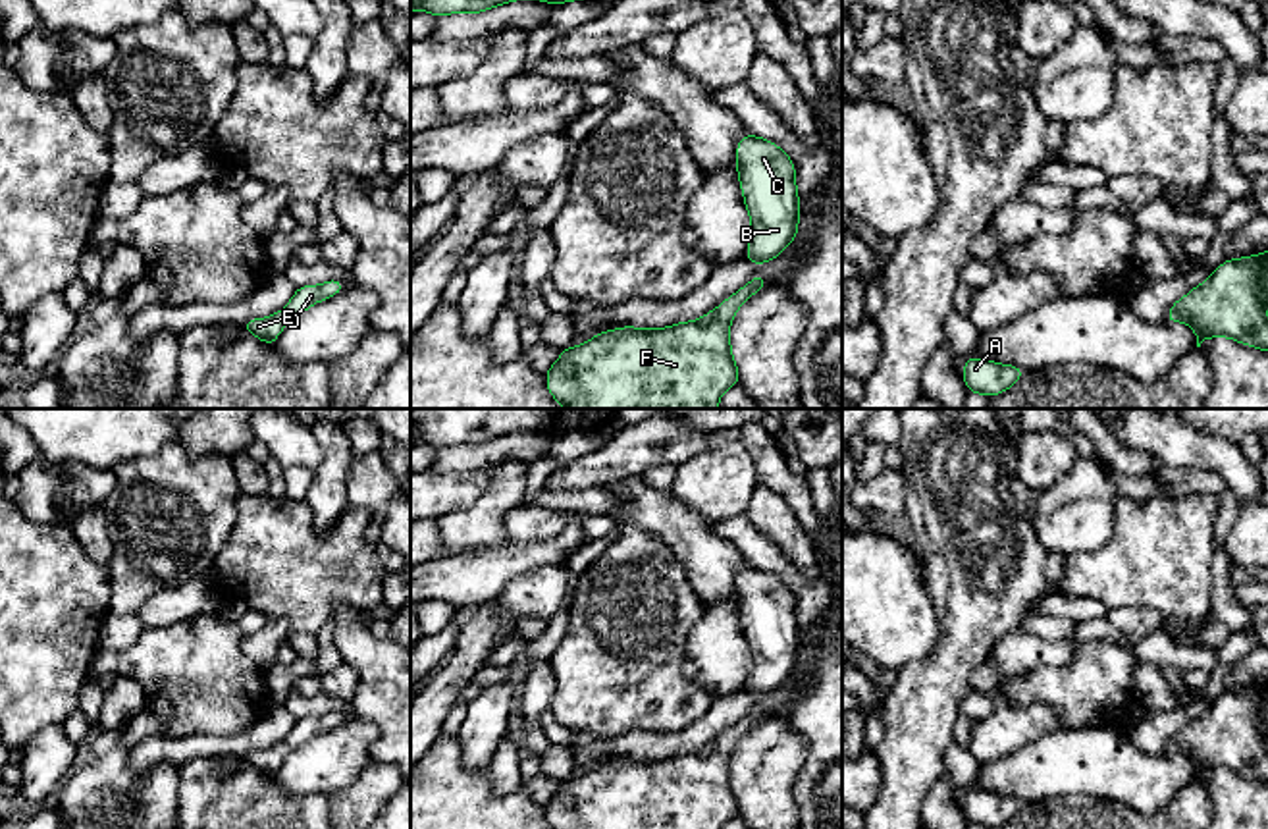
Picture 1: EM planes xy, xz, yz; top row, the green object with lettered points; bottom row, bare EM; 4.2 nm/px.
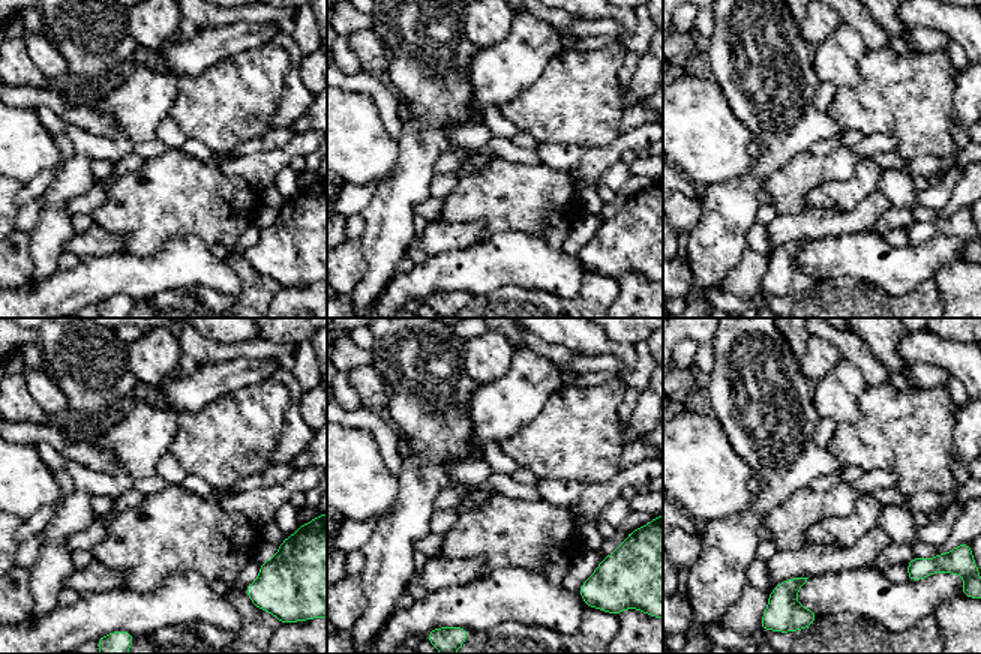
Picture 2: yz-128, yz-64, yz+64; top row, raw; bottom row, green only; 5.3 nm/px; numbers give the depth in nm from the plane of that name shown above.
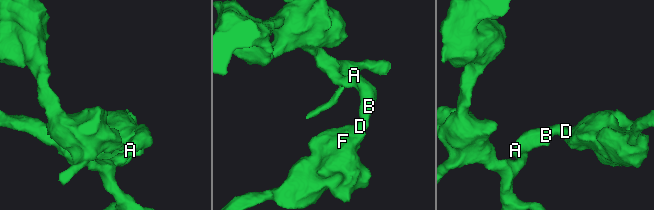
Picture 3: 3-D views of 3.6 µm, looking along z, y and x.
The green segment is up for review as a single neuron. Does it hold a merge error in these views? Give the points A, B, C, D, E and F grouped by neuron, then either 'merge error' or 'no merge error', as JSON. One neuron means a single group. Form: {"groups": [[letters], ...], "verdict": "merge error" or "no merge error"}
{"groups": [["A", "B", "C", "D", "E", "F"]], "verdict": "no merge error"}

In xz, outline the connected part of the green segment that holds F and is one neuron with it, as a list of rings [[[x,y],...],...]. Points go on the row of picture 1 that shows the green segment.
[[[753,276],[698,320],[667,328],[621,326],[582,345],[565,347],[545,372],[549,395],[563,409],[719,409],[721,395],[740,384],[730,345],[730,322],[740,307],[767,283],[765,276]]]

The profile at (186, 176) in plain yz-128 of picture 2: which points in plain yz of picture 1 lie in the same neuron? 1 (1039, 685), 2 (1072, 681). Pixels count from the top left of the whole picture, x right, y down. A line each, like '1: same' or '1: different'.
1: same
2: same

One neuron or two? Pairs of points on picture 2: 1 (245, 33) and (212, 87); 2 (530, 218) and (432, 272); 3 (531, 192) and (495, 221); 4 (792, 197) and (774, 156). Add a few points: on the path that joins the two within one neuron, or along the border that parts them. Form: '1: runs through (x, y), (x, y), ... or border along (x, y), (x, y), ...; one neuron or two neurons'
1: border along (266, 45), (236, 51), (212, 63), (201, 74); two neurons
2: border along (539, 236), (521, 231), (498, 231), (480, 240); two neurons
3: runs through (522, 197), (504, 212); one neuron
4: border along (807, 150), (774, 170), (761, 188); two neurons

